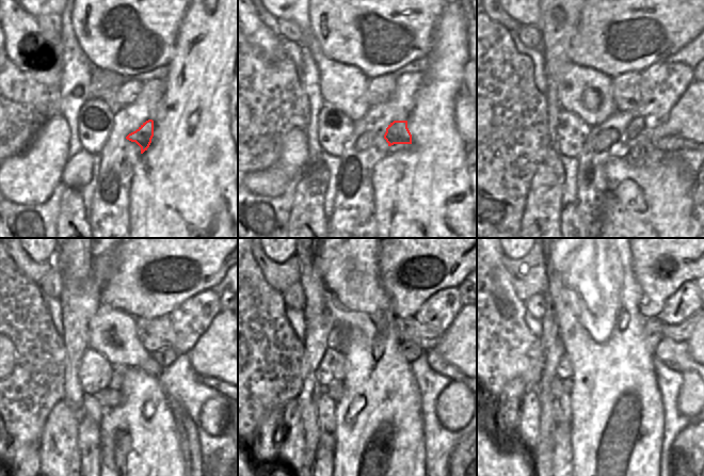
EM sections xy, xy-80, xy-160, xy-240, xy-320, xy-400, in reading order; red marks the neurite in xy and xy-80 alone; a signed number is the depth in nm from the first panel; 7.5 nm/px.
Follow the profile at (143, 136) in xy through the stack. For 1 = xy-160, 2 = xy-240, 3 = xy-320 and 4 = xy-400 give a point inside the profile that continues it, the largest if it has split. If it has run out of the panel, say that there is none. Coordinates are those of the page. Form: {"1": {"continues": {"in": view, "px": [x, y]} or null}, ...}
{"1": {"continues": {"in": "xy-160", "px": [639, 128]}}, "2": {"continues": {"in": "xy-240", "px": [165, 356]}}, "3": {"continues": {"in": "xy-320", "px": [411, 351]}}, "4": {"continues": {"in": "xy-400", "px": [653, 327]}}}

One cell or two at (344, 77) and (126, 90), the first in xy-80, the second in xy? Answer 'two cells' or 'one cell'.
two cells

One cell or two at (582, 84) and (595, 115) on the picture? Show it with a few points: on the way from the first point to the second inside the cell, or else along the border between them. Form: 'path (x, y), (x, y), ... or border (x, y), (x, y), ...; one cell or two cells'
path (586, 92), (594, 104), (594, 108); one cell

